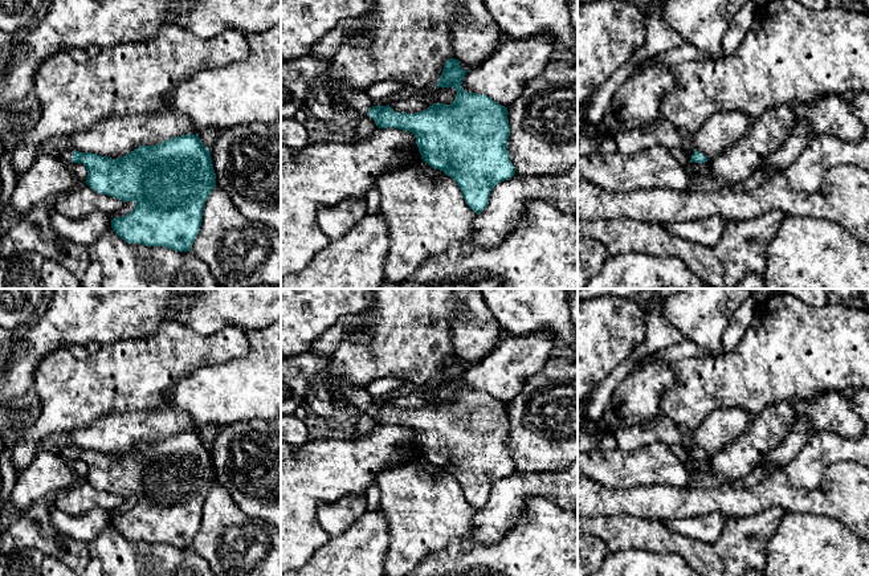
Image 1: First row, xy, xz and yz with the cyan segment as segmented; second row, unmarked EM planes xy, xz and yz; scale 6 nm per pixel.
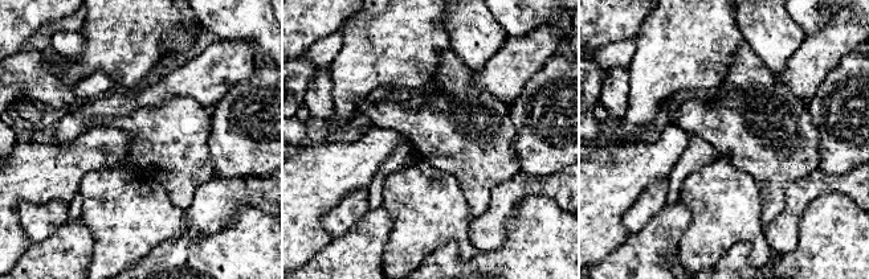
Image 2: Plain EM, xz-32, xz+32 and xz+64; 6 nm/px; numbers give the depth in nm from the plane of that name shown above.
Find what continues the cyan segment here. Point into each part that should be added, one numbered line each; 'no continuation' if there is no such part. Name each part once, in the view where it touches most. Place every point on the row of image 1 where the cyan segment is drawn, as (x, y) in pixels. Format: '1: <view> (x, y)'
1: xy (65, 155)

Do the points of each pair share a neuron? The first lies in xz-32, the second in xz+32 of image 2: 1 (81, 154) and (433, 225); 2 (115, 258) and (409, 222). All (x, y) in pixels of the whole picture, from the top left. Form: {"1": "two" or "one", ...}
{"1": "two", "2": "one"}

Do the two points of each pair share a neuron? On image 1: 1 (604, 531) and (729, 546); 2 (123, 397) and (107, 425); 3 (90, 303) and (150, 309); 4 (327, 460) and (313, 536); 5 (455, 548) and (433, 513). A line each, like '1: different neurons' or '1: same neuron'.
1: same neuron
2: different neurons
3: same neuron
4: same neuron
5: different neurons

